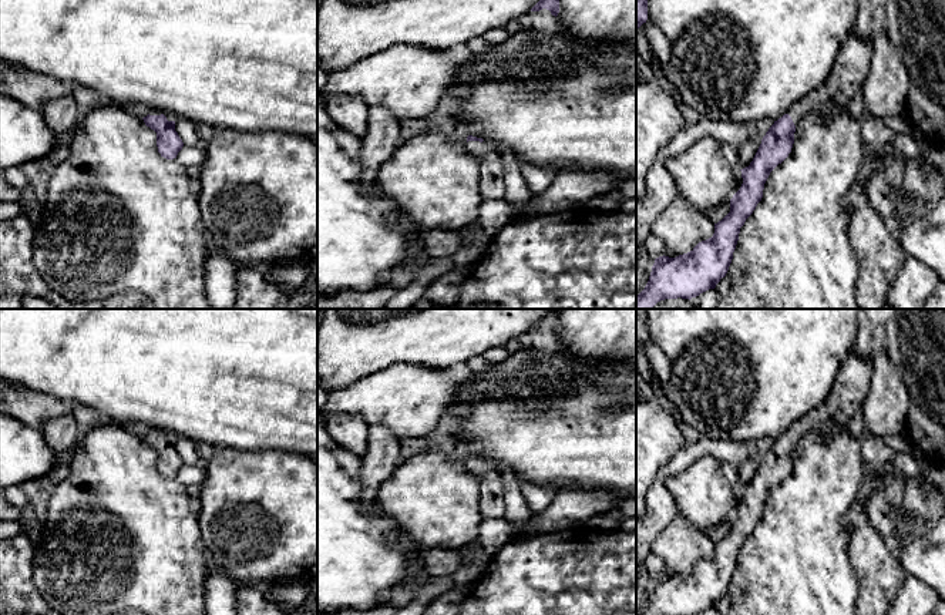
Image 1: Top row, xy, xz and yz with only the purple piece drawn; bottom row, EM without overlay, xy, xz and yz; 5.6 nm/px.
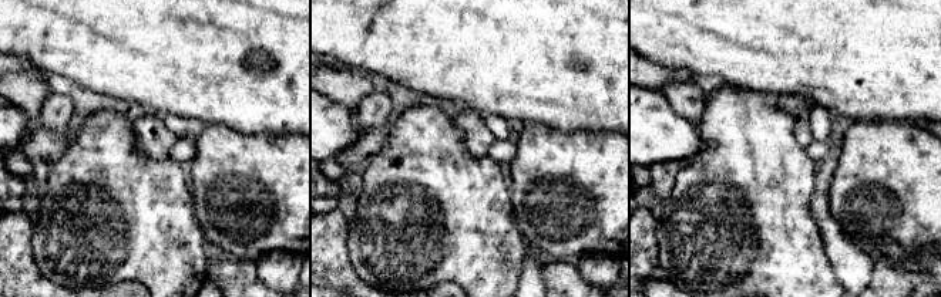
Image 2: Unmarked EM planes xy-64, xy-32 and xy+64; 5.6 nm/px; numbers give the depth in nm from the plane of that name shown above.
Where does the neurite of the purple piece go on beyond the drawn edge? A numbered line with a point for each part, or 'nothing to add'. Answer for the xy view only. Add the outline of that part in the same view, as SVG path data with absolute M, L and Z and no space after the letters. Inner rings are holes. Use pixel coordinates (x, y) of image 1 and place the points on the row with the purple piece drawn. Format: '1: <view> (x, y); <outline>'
1: xy (152, 111); M149 108L148 114L149 115L161 115L161 114L164 114L168 121L176 121L178 120L178 117L175 114L164 112L162 110L158 110L158 108Z

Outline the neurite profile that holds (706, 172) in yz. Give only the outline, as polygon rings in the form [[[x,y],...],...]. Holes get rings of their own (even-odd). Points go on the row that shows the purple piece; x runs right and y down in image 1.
[[[712,135],[667,158],[665,165],[676,182],[676,196],[702,211],[733,198],[741,169],[737,149]]]

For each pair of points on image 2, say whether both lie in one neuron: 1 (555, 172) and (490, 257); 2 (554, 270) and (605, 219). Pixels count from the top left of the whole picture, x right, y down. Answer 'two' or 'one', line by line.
1: two
2: two

